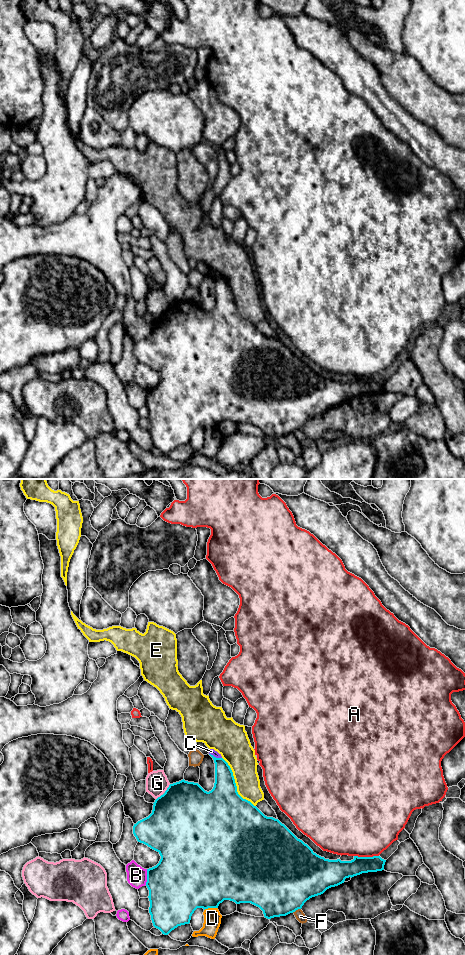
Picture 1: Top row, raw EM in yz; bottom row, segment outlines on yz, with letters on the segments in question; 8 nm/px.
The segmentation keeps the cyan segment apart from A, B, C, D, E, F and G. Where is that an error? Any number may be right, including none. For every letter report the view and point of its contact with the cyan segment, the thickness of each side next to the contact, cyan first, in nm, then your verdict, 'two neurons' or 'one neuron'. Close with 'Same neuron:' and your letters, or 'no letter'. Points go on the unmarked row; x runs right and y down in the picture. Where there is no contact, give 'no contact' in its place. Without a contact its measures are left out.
A: yz (366, 377) | 170/500 nm | two neurons
B: yz (147, 397) | 480/160 nm | two neurons
C: yz (215, 277) | 170/50 nm | two neurons
D: yz (210, 427) | 500/140 nm | two neurons
E: yz (235, 304) | 400/240 nm | two neurons
F: yz (296, 429) | 500/80 nm | two neurons
G: yz (167, 308) | 480/180 nm | two neurons
Same neuron: no letter

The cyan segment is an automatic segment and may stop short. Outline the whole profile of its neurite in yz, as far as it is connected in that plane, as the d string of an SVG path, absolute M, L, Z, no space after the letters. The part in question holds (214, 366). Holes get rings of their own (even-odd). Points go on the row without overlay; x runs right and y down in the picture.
M211 274L209 275L213 278L215 283L215 303L211 311L207 312L198 303L188 302L184 299L179 302L170 304L165 313L158 317L153 323L154 325L152 333L148 337L138 341L133 346L133 354L136 357L137 361L157 371L161 376L161 379L156 386L147 389L146 406L149 410L148 418L150 421L149 433L151 435L151 440L153 446L159 449L162 454L168 455L178 446L189 444L191 436L197 428L203 428L204 430L208 428L218 428L219 424L222 423L224 420L230 420L235 422L236 424L251 423L259 427L263 431L264 437L267 439L286 436L298 429L301 429L304 423L310 418L321 415L327 409L344 403L346 398L352 398L362 393L384 390L386 380L382 379L380 376L354 376L354 379L351 381L341 381L340 379L329 380L317 375L307 364L298 359L278 339L265 336L250 321L243 319L237 312L237 306L235 303L233 292L228 283L223 278L216 278Z

